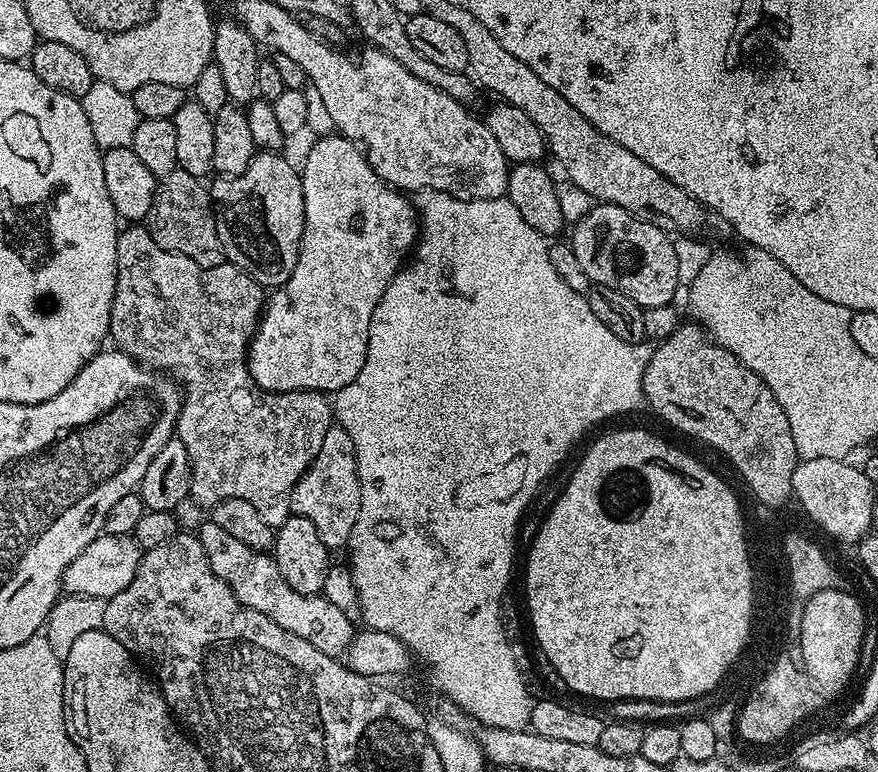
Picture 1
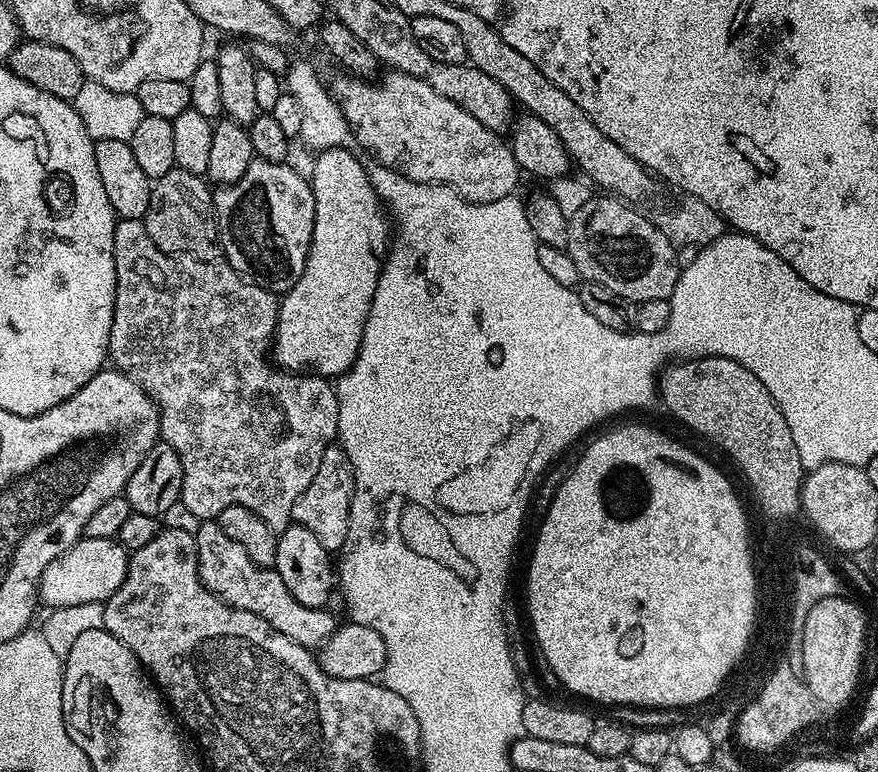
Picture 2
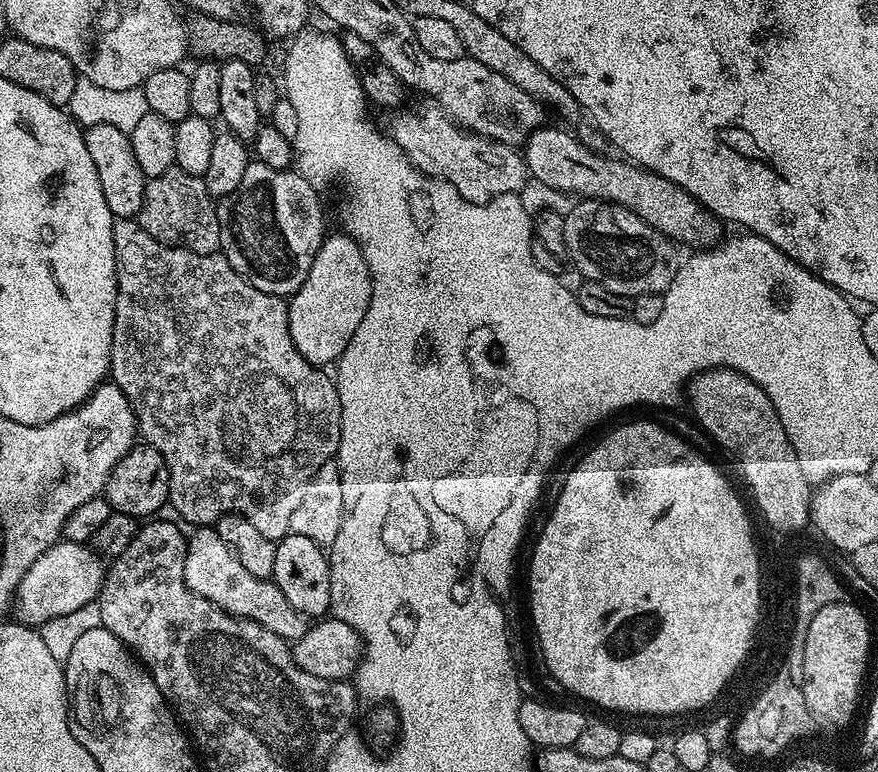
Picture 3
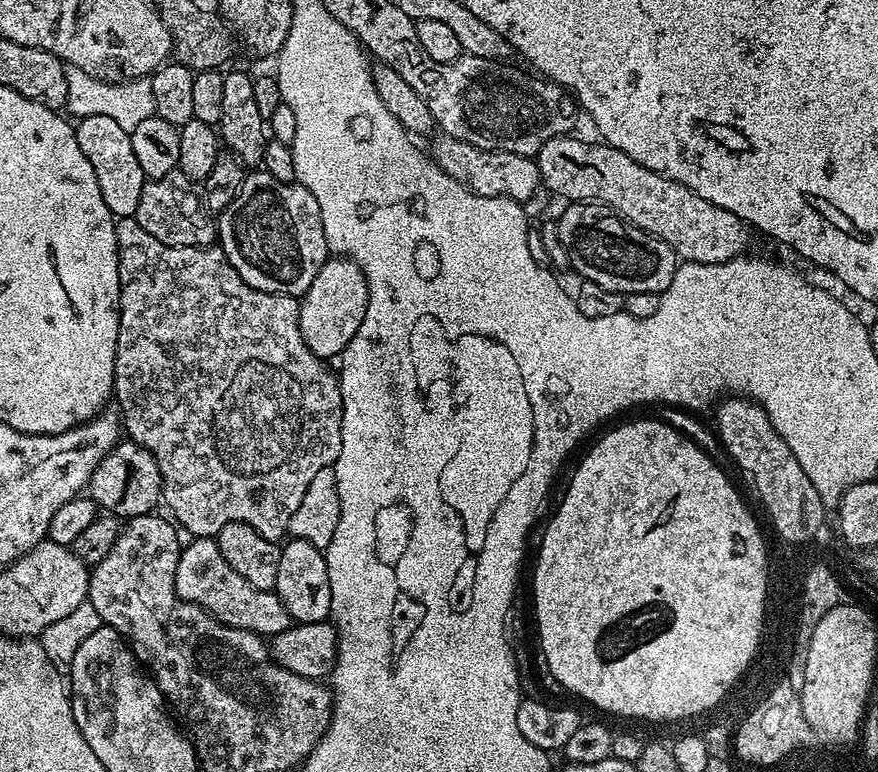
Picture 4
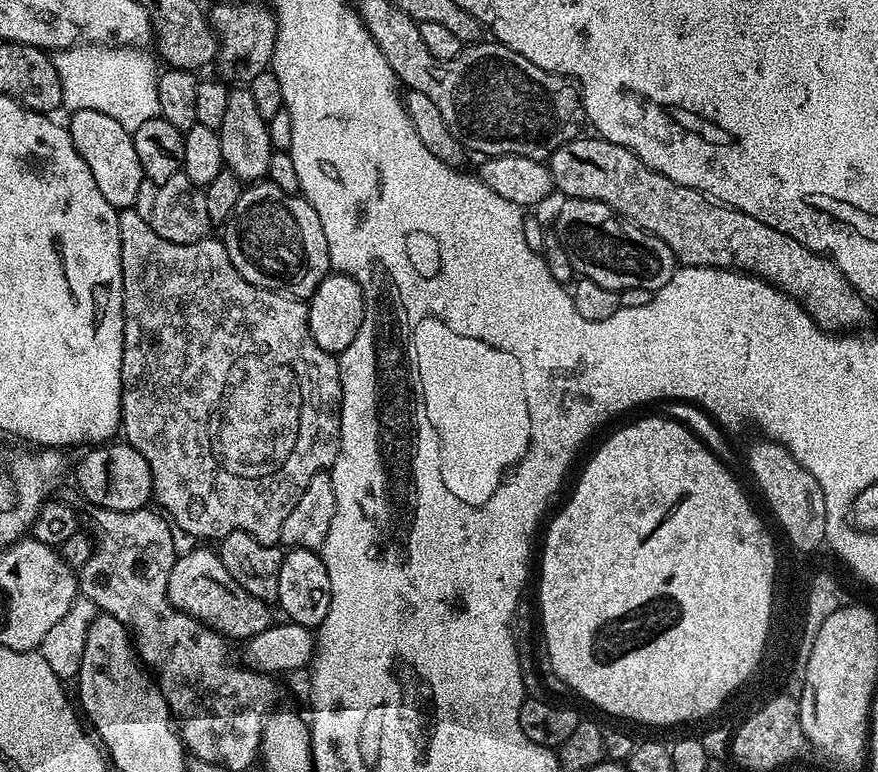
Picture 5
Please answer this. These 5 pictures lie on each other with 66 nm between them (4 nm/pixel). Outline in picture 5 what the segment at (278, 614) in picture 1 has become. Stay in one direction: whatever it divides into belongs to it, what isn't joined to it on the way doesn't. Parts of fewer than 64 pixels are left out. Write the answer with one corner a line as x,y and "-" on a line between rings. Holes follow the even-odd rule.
200,546
193,552
177,555
174,566
170,570
168,597
172,605
186,614
190,614
207,628
212,628
218,635
229,641
246,642
254,634
262,634
274,622
269,601
254,598
254,594
246,594
234,578
230,578
230,570
222,566
219,555
212,552
211,547

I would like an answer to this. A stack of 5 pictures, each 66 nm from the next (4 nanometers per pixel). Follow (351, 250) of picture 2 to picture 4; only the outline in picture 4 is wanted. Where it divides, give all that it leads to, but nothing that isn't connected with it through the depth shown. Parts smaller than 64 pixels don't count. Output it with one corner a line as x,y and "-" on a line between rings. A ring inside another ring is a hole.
330,258
318,270
314,282
299,297
300,333
315,356
321,358
339,357
345,346
358,334
362,318
366,318
368,287
362,270
347,258

